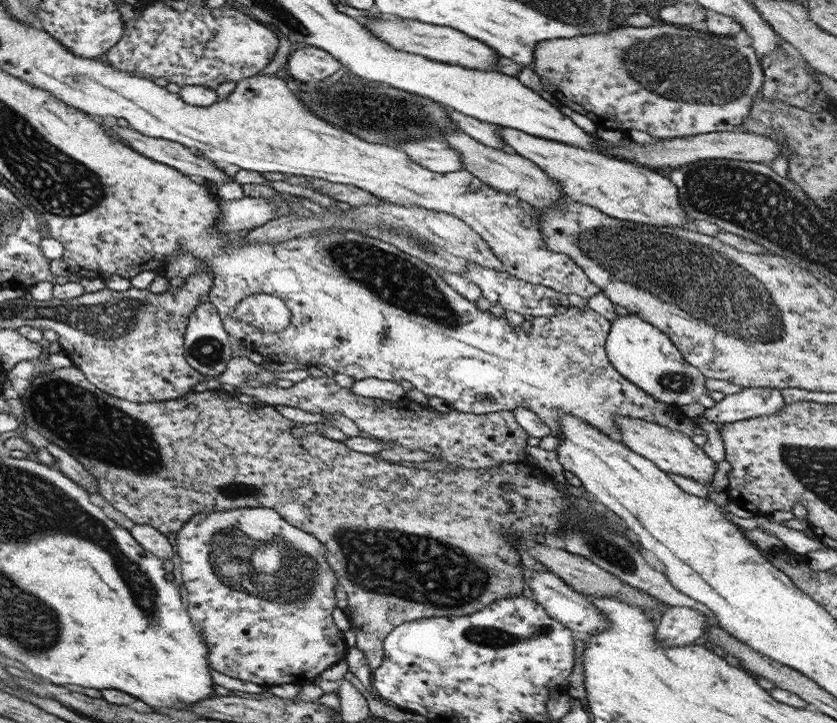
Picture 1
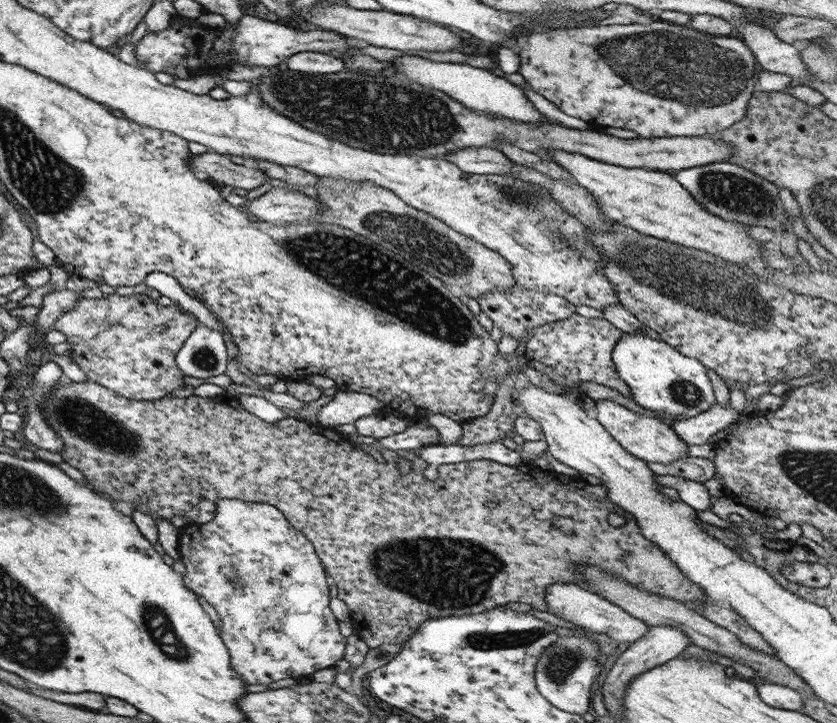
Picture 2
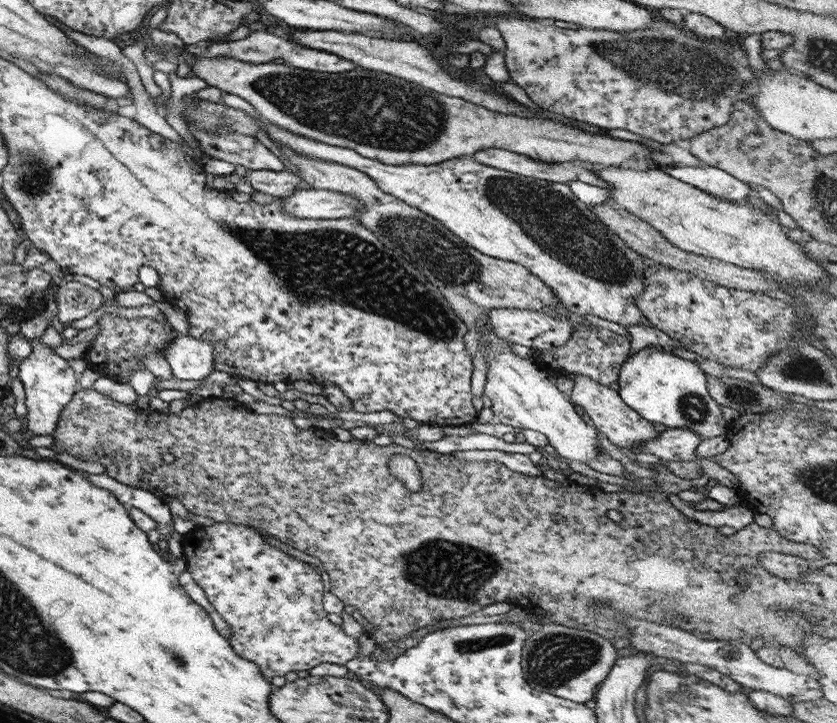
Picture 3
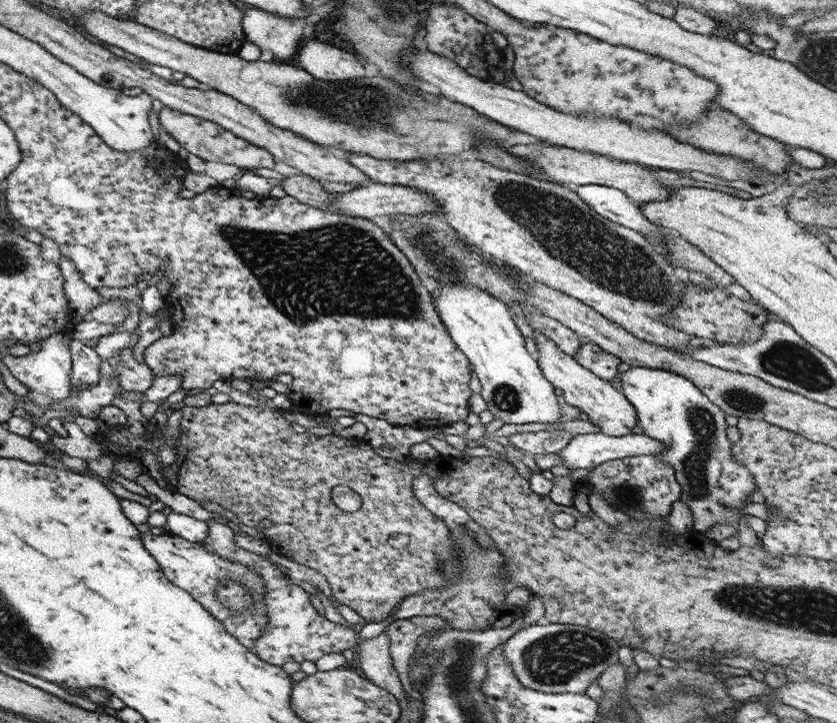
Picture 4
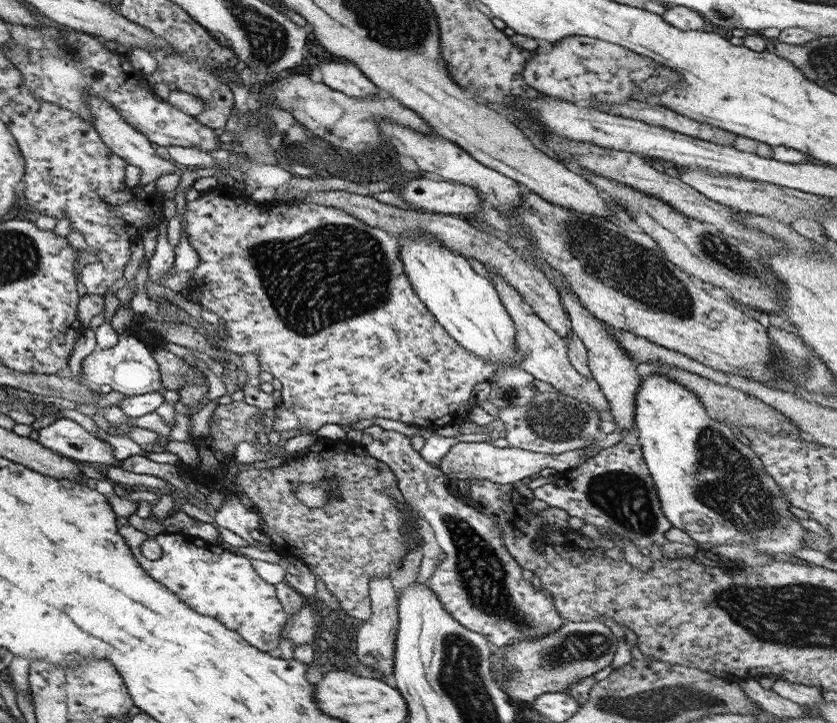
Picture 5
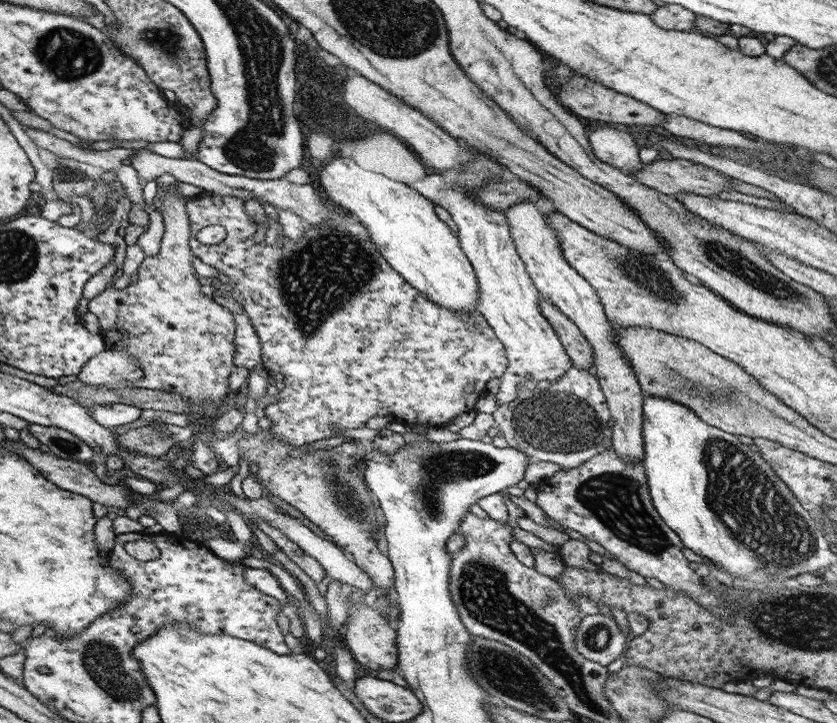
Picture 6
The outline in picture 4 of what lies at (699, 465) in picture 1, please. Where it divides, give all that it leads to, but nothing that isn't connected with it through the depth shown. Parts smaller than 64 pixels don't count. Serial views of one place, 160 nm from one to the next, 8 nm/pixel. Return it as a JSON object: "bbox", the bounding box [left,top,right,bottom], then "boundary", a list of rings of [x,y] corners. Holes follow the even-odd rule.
{"bbox":[533,331,638,437],"boundary":[[[533,331],[533,335],[537,344],[535,346],[537,351],[534,356],[539,370],[553,388],[561,390],[562,398],[560,400],[577,408],[588,422],[593,426],[597,426],[600,432],[607,436],[621,437],[629,434],[631,428],[637,425],[638,422],[635,409],[630,402],[627,402],[623,393],[609,385],[610,381],[597,378],[596,374],[577,364],[571,356],[555,347],[551,339],[547,339],[541,333],[535,333],[535,331]]]}

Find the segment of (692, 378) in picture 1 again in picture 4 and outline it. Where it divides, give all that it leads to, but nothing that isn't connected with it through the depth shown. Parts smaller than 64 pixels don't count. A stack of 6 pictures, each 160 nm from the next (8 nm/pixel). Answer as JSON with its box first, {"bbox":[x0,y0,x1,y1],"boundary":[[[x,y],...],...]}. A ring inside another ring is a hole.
{"bbox":[619,367,766,536],"boundary":[[[629,367],[620,372],[619,380],[623,396],[635,409],[637,425],[642,428],[642,433],[664,446],[660,454],[653,455],[674,470],[675,482],[680,486],[680,501],[688,504],[691,509],[692,530],[704,534],[705,530],[716,522],[737,528],[739,517],[746,517],[749,528],[761,536],[766,529],[766,522],[761,518],[737,511],[737,506],[744,507],[749,502],[747,496],[756,490],[756,486],[751,473],[742,464],[737,464],[730,455],[732,443],[725,436],[728,425],[723,418],[724,412],[719,410],[688,378],[666,370]]]}

